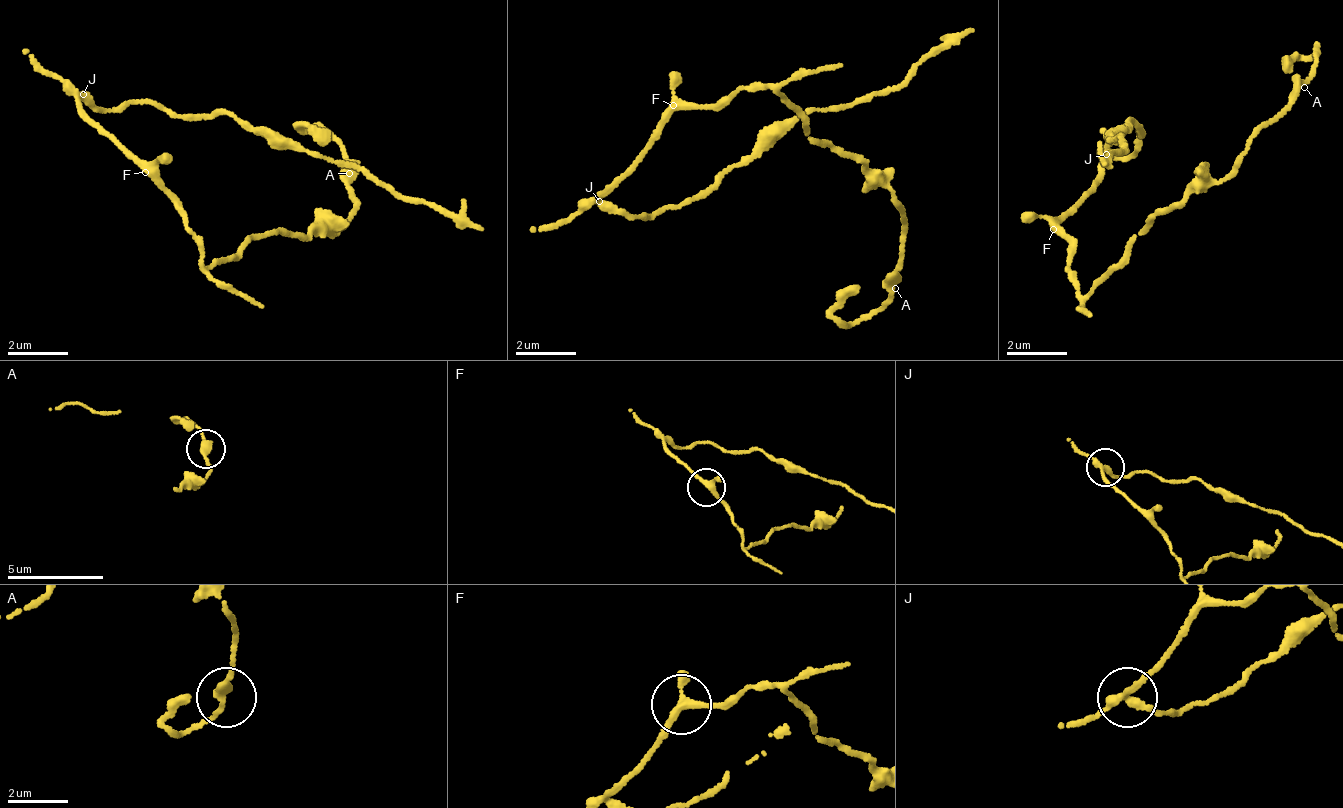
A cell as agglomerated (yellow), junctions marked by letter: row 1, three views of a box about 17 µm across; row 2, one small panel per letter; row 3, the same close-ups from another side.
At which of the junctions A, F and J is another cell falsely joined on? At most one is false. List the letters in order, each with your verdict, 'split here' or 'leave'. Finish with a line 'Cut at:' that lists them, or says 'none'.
A: leave
F: leave
J: split here
Cut at: J

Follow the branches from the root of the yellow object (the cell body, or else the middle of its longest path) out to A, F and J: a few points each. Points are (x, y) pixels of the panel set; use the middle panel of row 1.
A: (686, 107), (766, 84), (782, 92), (825, 150), (865, 156), (870, 177), (884, 180), (902, 215), (895, 288)
F: (686, 107), (673, 105)
J: (686, 107), (676, 108), (665, 116), (658, 135), (634, 160), (630, 169), (599, 199)

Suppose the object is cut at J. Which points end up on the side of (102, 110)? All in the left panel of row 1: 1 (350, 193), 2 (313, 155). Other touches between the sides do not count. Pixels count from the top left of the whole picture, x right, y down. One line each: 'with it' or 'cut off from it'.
1: cut off from it
2: with it

